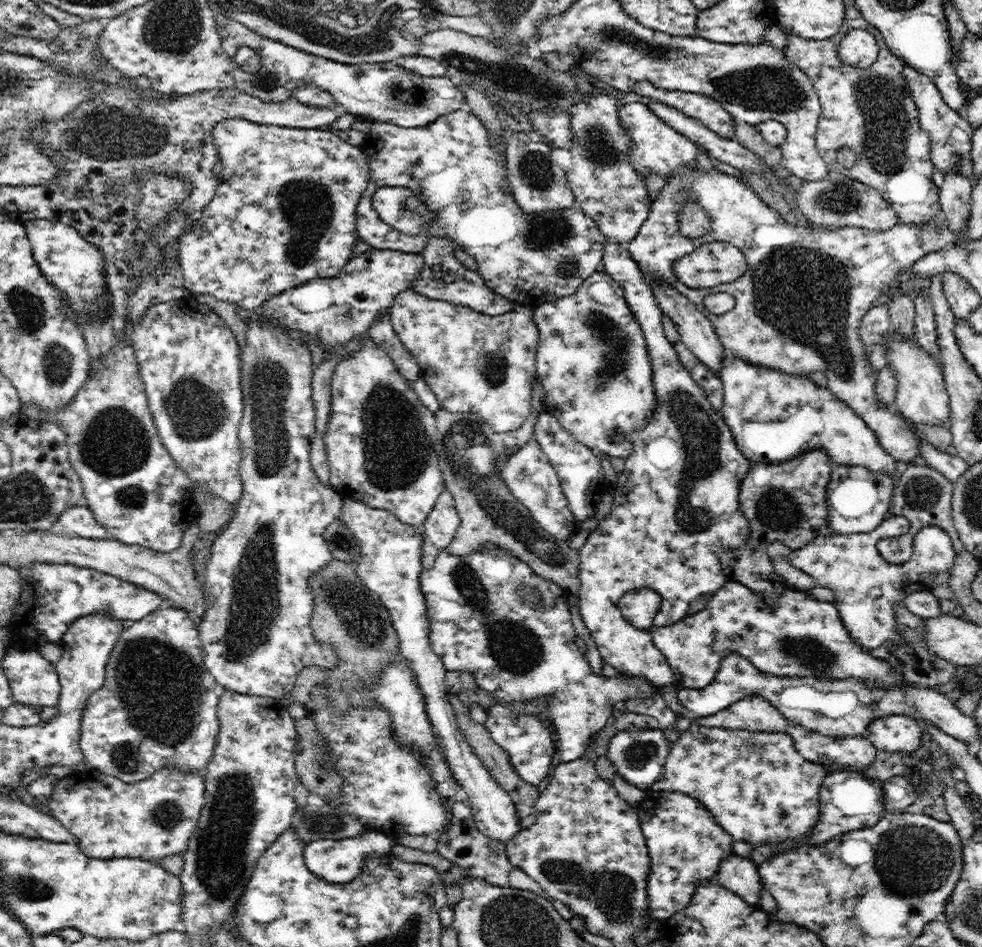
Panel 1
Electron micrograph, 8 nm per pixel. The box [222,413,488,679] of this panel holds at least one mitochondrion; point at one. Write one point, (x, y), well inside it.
(364, 622)

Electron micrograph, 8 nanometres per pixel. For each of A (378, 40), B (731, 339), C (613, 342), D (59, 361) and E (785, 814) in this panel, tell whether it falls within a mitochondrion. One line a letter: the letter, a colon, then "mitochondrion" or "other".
A: mitochondrion
B: other
C: mitochondrion
D: mitochondrion
E: mitochondrion

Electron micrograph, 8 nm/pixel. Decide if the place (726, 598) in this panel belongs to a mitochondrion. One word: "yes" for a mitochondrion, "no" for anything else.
no

